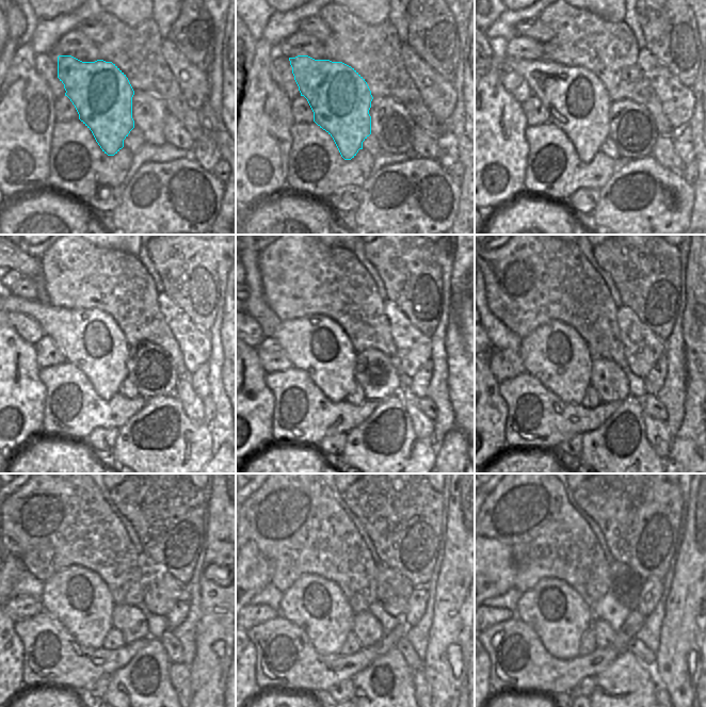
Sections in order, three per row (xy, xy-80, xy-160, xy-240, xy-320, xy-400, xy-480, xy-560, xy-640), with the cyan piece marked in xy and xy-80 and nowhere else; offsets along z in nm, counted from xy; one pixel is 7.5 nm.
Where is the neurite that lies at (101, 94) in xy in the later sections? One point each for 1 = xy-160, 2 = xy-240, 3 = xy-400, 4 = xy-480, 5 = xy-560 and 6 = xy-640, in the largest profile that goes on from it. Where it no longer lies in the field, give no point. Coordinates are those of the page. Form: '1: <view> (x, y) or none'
1: xy-160 (577, 102)
2: xy-240 (91, 340)
3: xy-400 (555, 353)
4: xy-480 (79, 598)
5: xy-560 (318, 606)
6: xy-640 (559, 615)

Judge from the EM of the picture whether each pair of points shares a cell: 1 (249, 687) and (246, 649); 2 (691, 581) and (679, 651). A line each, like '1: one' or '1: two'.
1: one
2: one

